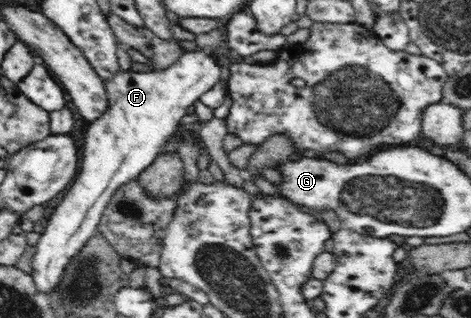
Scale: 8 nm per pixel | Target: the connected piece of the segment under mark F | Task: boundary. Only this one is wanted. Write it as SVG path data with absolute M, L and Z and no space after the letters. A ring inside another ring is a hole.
M198 50L183 52L173 65L165 69L149 70L149 72L120 69L113 77L104 82L108 106L100 119L90 122L85 130L84 154L81 159L83 171L79 171L71 189L65 193L61 203L55 207L47 226L40 229L42 235L36 246L31 271L33 281L40 292L48 294L61 284L62 277L66 273L66 265L97 233L98 225L112 196L120 187L134 181L155 161L159 154L163 153L166 143L178 130L180 119L188 114L187 108L199 100L206 91L213 89L213 85L219 81L219 77L221 77L221 66L217 64L217 59L208 50Z

